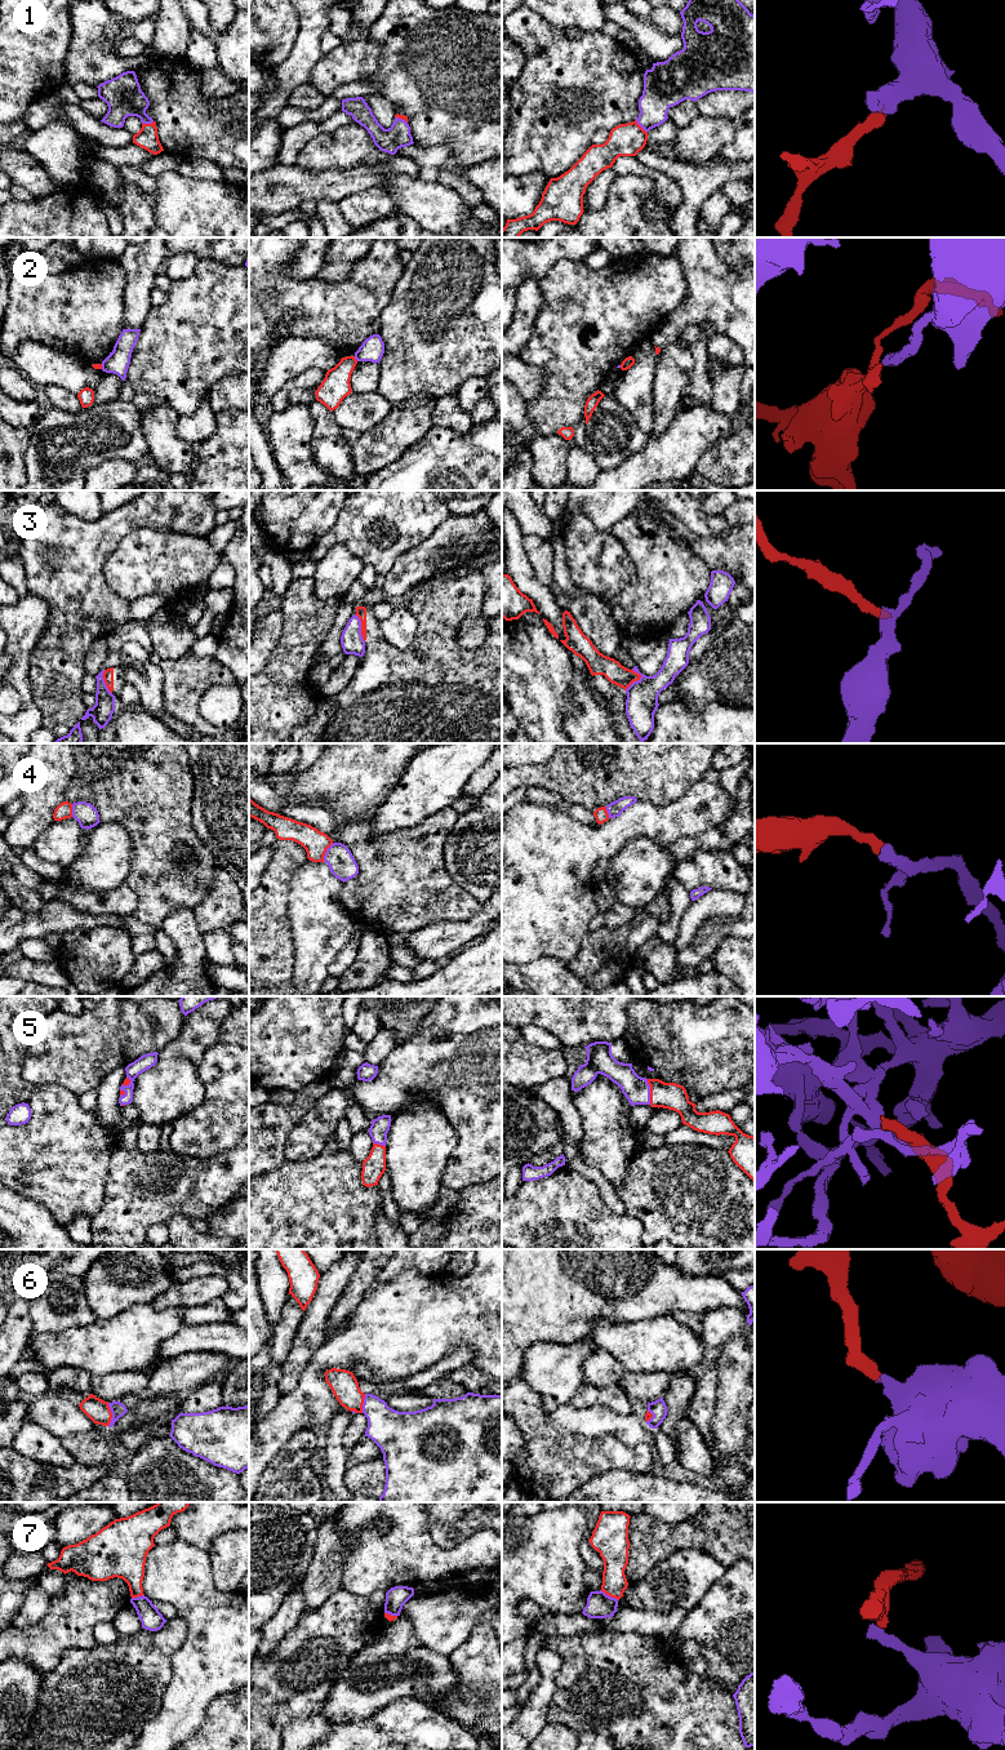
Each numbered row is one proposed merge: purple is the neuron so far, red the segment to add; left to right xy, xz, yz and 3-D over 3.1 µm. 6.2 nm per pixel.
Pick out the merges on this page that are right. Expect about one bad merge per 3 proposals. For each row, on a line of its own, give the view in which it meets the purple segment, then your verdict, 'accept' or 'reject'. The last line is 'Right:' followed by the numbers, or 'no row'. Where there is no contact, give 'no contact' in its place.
1: contact in yz; accept
2: contact in xz; reject
3: contact in xz; reject
4: contact in xz; accept
5: contact in yz; accept
6: contact in xy; accept
7: contact in yz; reject
Right: 1, 4, 5, 6

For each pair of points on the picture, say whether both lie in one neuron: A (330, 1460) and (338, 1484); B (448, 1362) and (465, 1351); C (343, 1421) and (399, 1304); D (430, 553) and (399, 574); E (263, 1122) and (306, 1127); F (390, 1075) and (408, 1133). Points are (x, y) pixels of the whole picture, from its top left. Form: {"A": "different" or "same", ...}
{"A": "same", "B": "same", "C": "different", "D": "same", "E": "different", "F": "different"}

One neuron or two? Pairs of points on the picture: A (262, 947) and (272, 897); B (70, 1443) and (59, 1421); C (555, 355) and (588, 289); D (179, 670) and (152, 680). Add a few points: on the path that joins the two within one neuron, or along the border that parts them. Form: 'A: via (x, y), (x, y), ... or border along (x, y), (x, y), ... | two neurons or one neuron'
A: via (262, 935), (267, 929), (267, 910) | one neuron
B: border along (94, 1424), (89, 1430), (69, 1434), (61, 1440) | two neurons
C: via (572, 338), (588, 320), (588, 306) | one neuron
D: border along (158, 665), (163, 674), (163, 704), (165, 706) | two neurons

